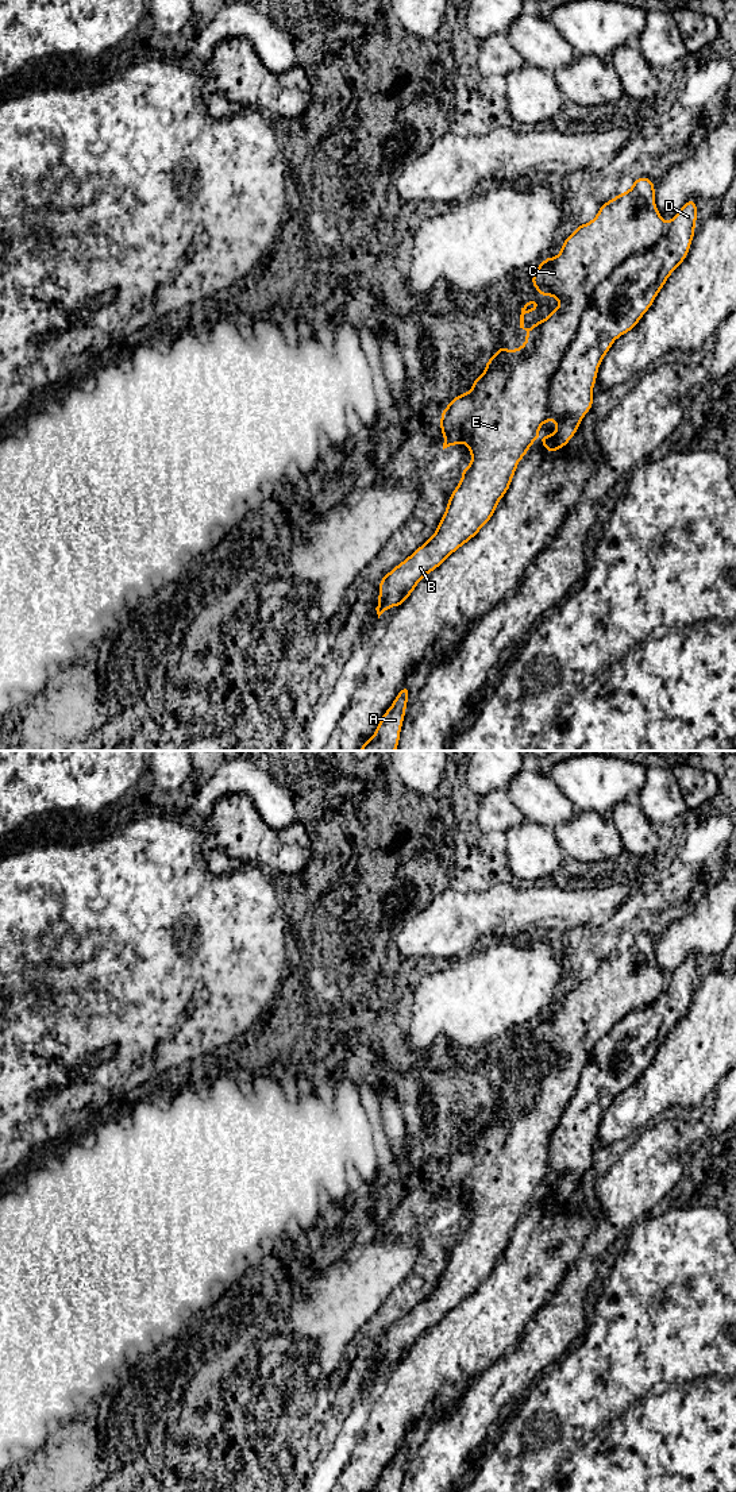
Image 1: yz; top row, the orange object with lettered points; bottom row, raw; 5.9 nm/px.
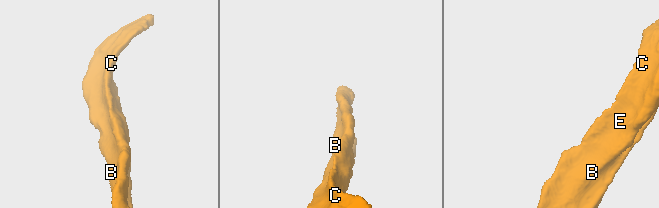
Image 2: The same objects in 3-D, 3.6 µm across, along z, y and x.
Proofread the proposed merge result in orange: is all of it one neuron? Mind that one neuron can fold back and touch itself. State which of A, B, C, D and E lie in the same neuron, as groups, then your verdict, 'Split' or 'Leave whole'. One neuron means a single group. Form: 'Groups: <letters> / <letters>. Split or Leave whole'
Groups: A D / B C E. Split

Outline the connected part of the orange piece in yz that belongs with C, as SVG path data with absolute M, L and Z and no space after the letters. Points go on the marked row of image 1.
M639 177L635 178L633 186L629 190L602 204L592 221L579 224L578 228L564 239L562 250L555 258L547 257L536 267L531 279L533 288L543 297L554 296L559 302L559 308L551 311L544 320L535 320L532 328L525 328L524 315L532 313L540 307L537 300L525 300L520 315L520 328L527 331L524 344L512 351L505 346L500 346L500 350L486 362L483 374L474 378L471 390L455 396L447 408L440 412L440 433L446 437L443 450L463 443L469 447L473 459L467 467L461 469L462 479L448 498L446 512L435 533L379 581L379 605L375 608L378 618L389 608L401 606L425 575L436 570L451 554L471 540L493 517L500 500L510 487L519 462L537 439L542 424L550 416L548 400L551 378L559 367L563 352L574 340L583 312L590 304L596 289L608 279L612 271L628 257L643 252L658 243L664 231L666 223L655 204L655 185L648 177Z

